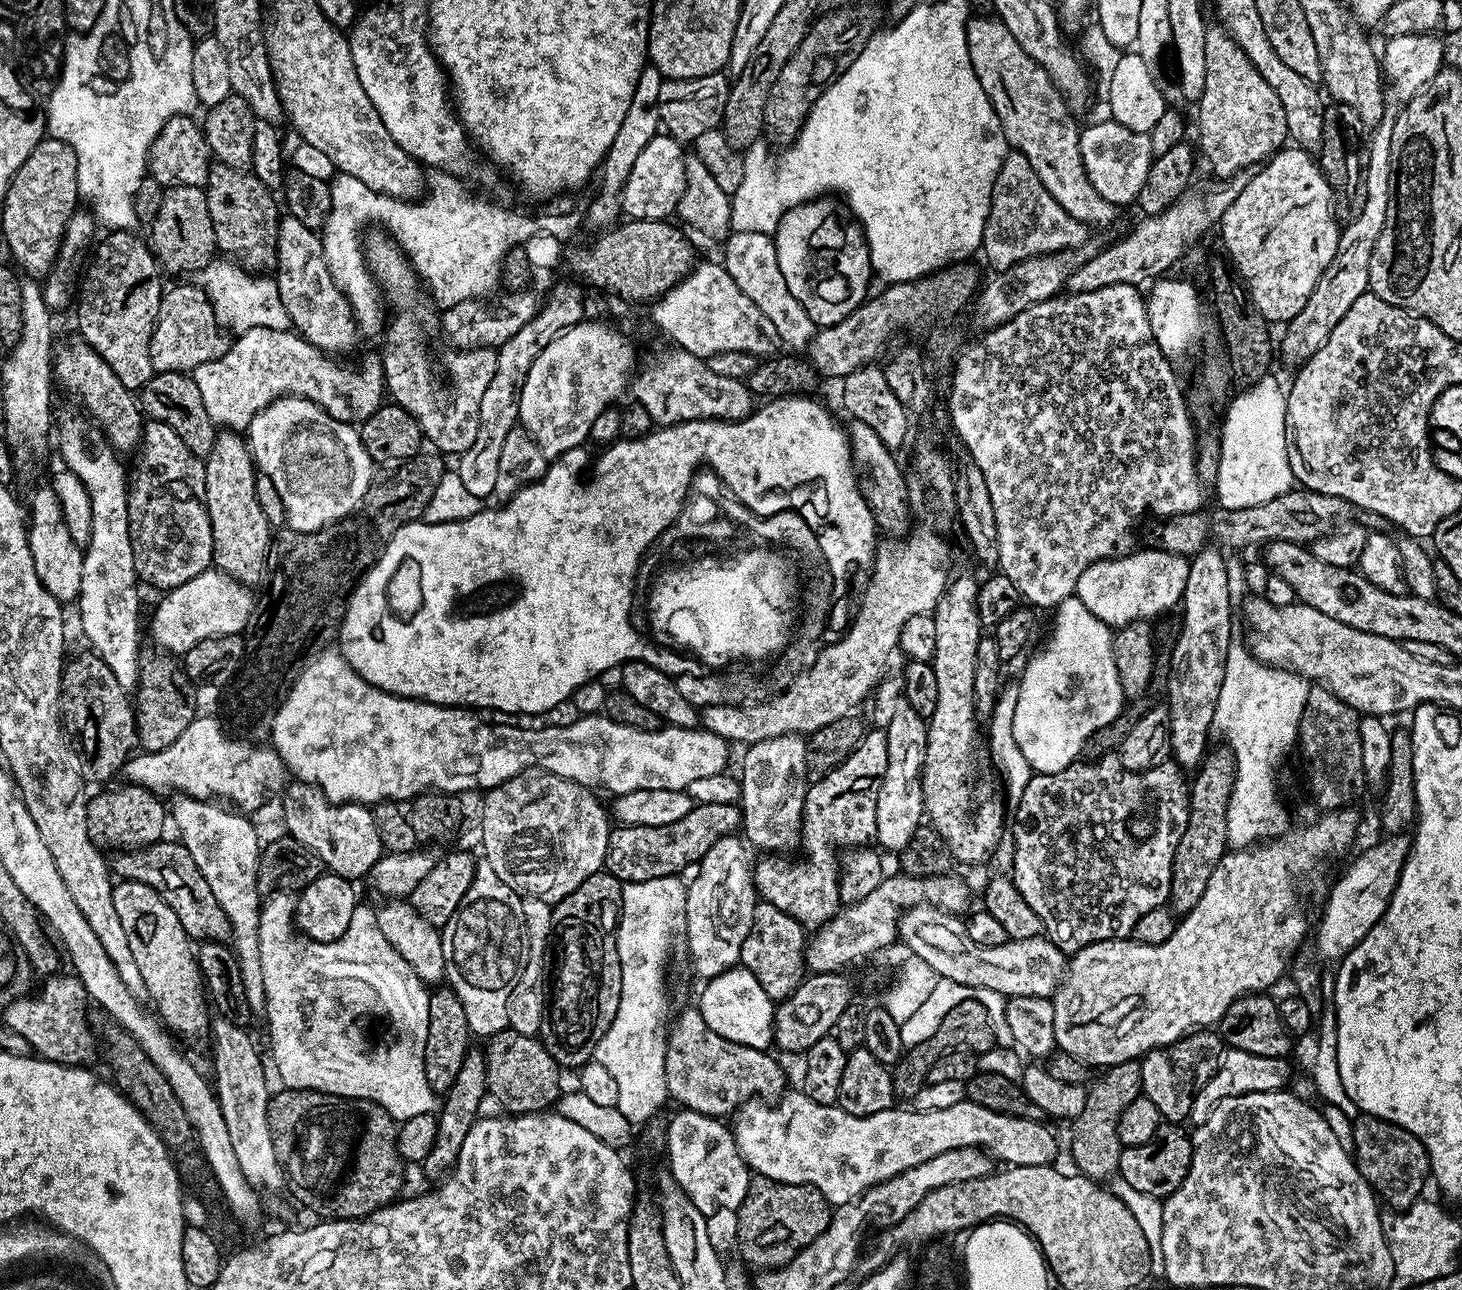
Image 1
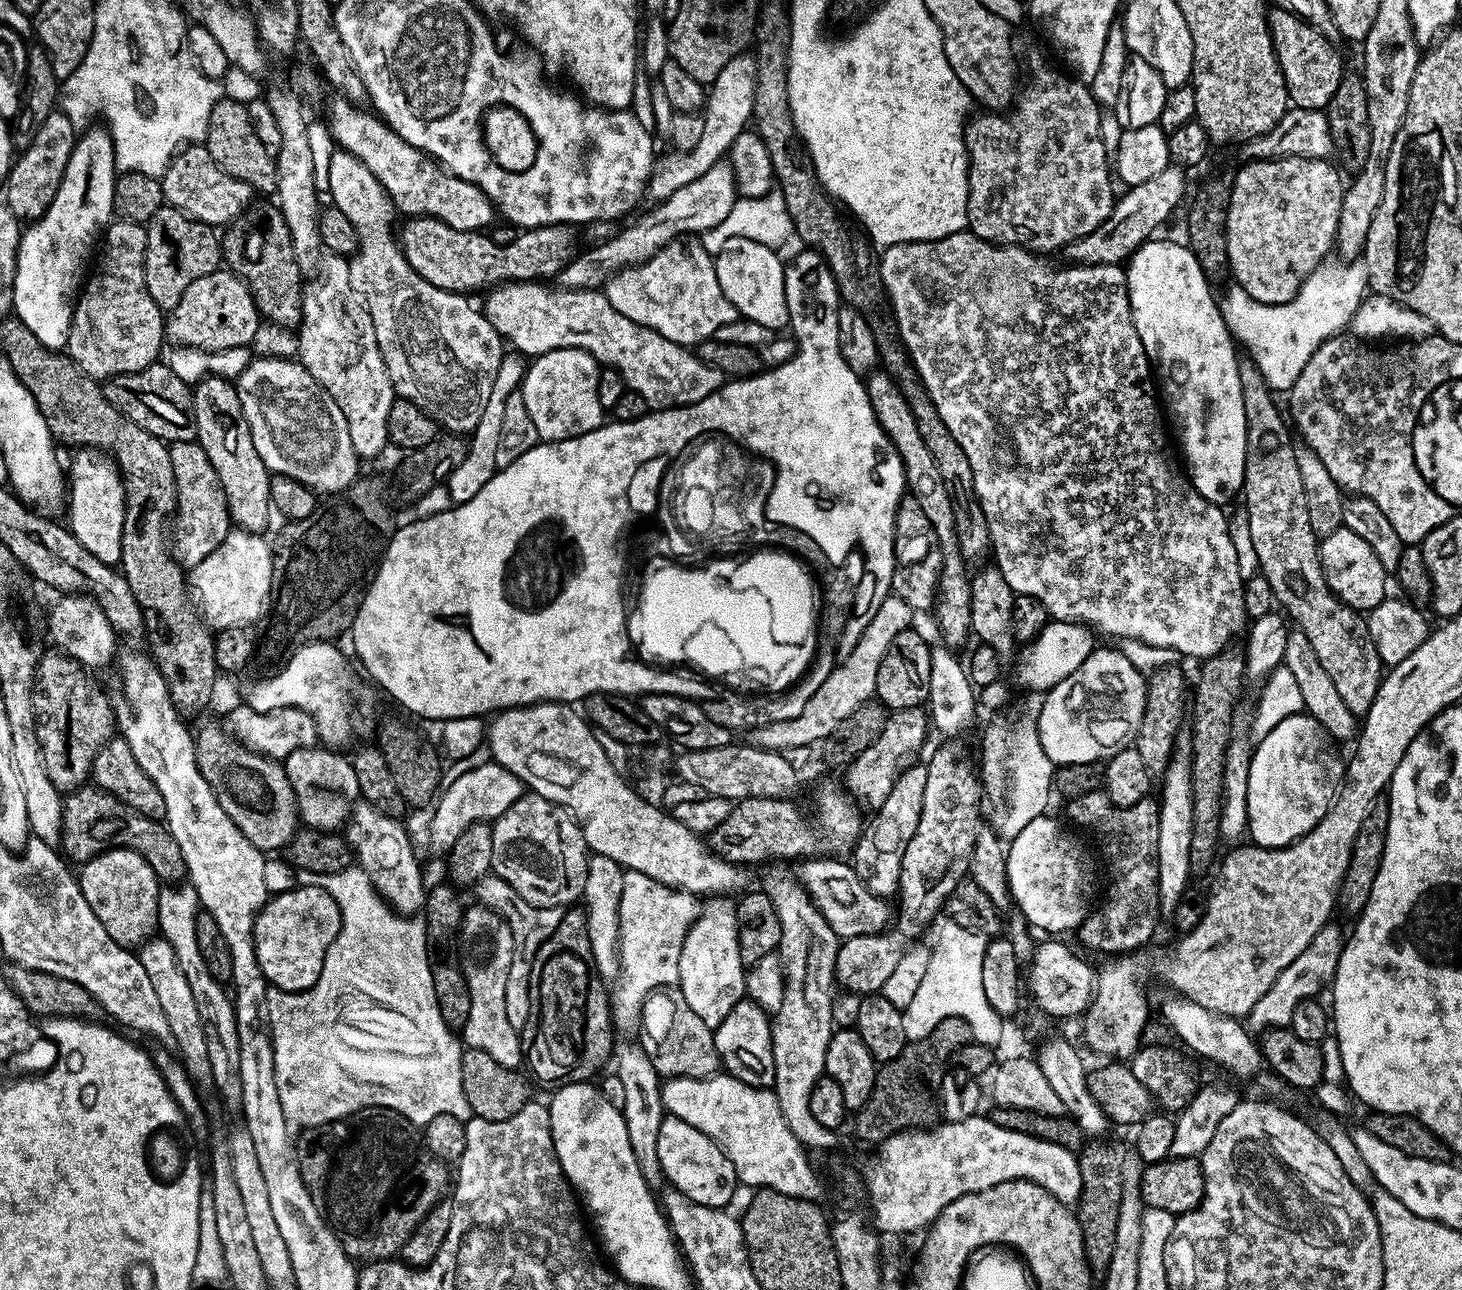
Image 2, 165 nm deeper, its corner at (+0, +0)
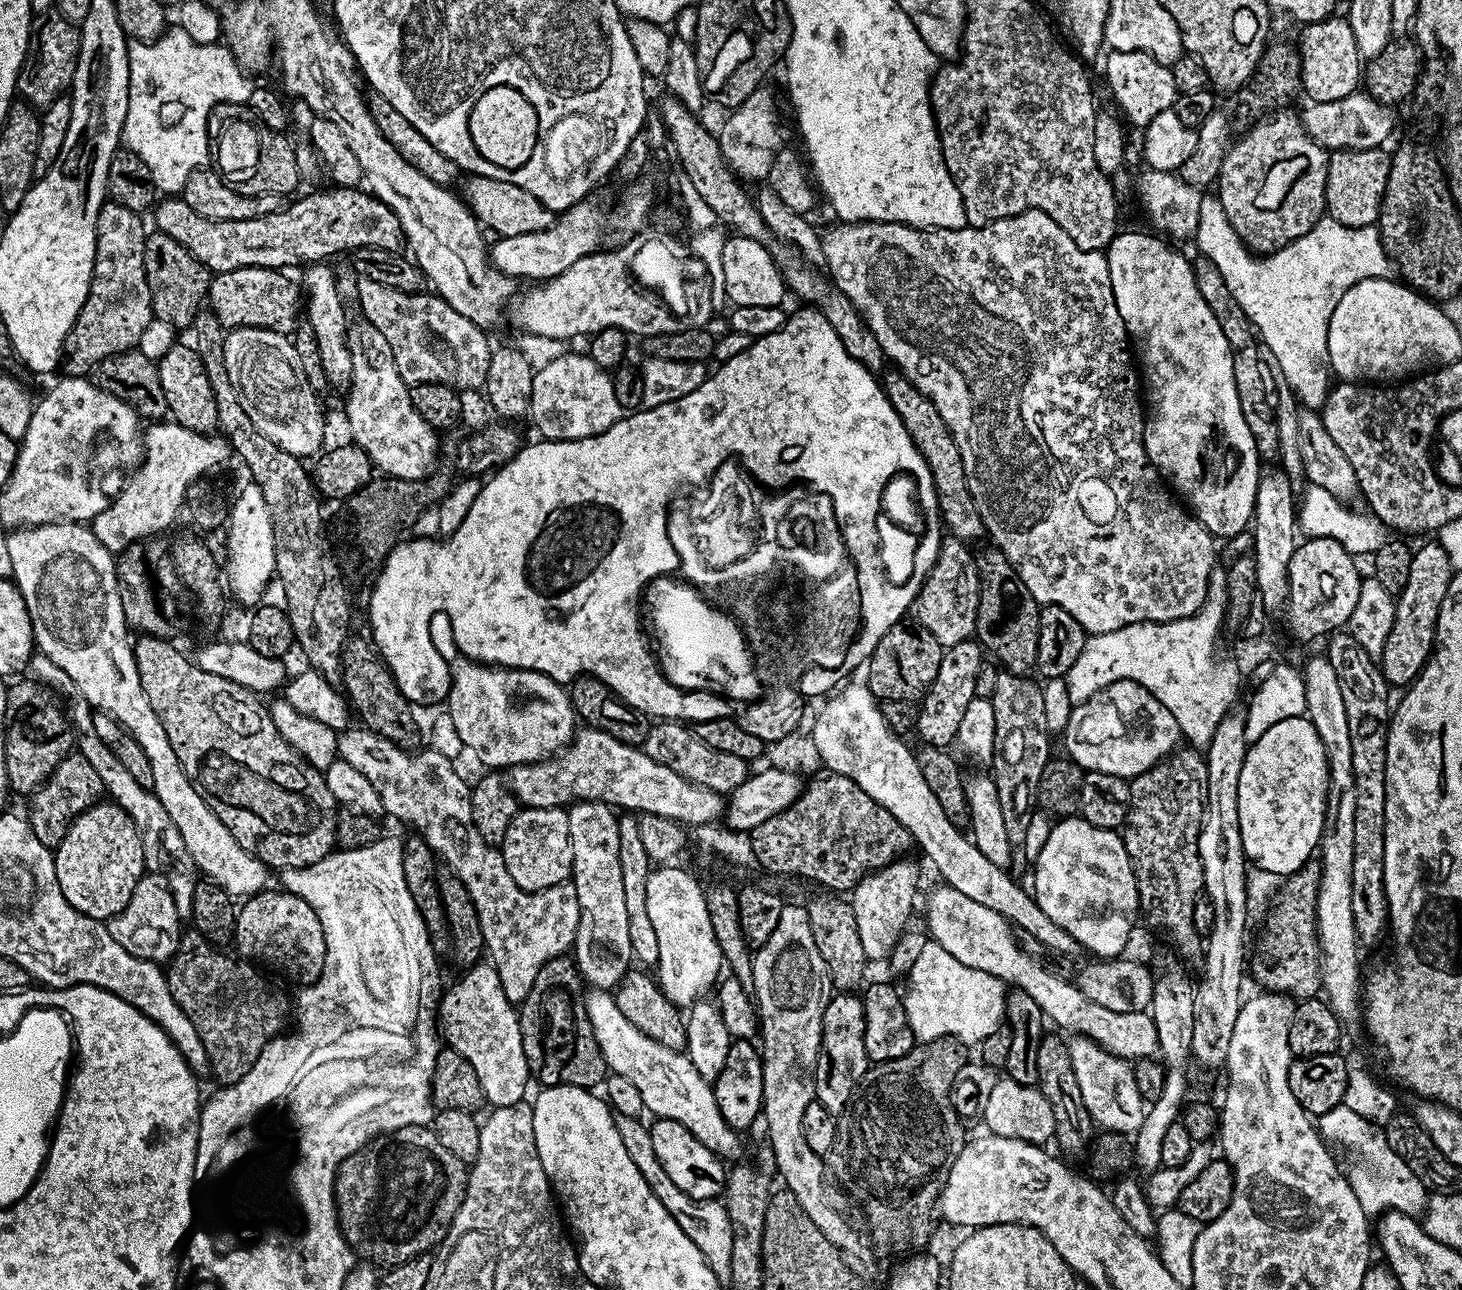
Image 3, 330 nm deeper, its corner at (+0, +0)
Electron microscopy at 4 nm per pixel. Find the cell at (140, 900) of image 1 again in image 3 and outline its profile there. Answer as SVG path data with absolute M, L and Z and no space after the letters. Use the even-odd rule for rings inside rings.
M97 802L80 816L75 816L62 842L54 849L54 855L58 886L66 902L70 902L74 910L101 922L111 920L126 906L126 902L130 902L130 894L134 894L134 886L138 886L141 876L146 872L138 830L130 814L126 814L126 810L111 802Z

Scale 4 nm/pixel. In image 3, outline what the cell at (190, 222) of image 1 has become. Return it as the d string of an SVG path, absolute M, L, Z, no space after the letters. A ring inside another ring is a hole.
M156 230L153 233L144 242L146 282L150 286L153 317L162 322L170 322L170 326L177 330L191 329L196 313L201 311L205 303L213 273L202 262L198 262L198 258L194 258L186 246L174 242L174 238L162 231Z

